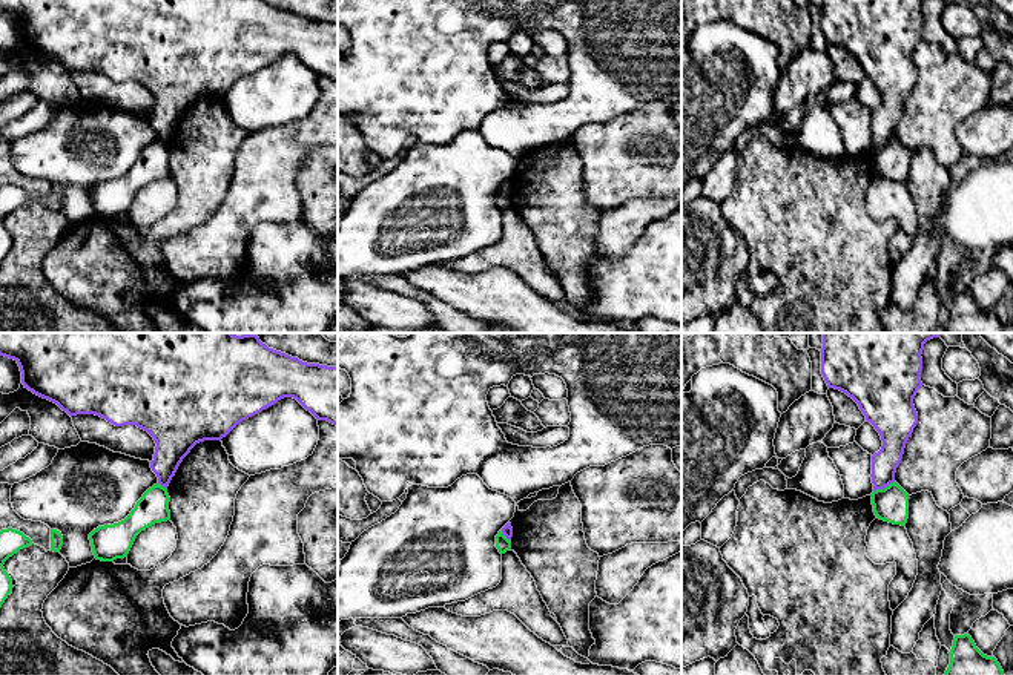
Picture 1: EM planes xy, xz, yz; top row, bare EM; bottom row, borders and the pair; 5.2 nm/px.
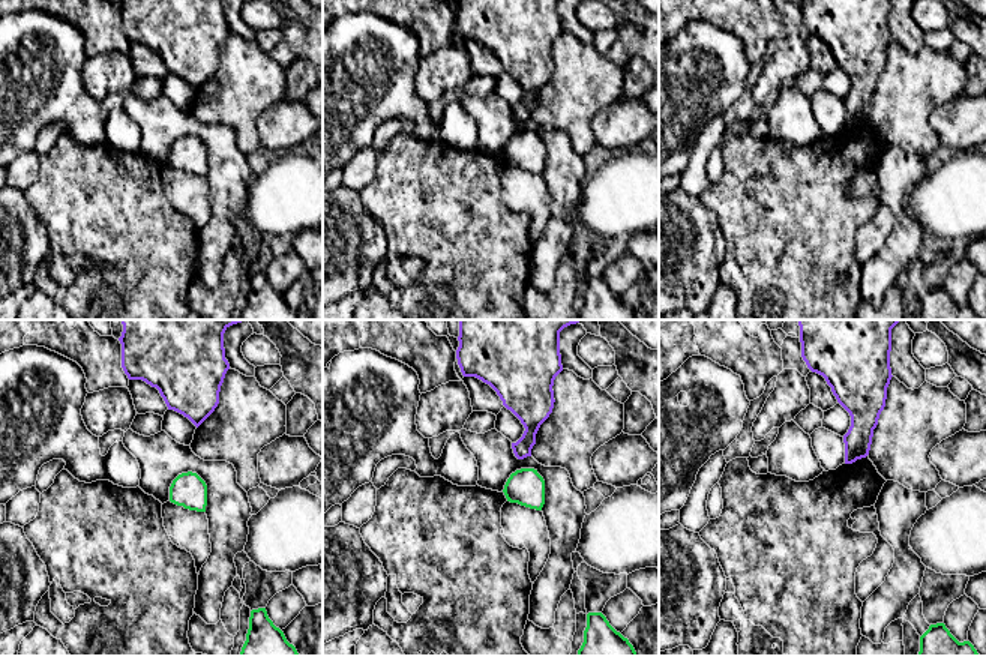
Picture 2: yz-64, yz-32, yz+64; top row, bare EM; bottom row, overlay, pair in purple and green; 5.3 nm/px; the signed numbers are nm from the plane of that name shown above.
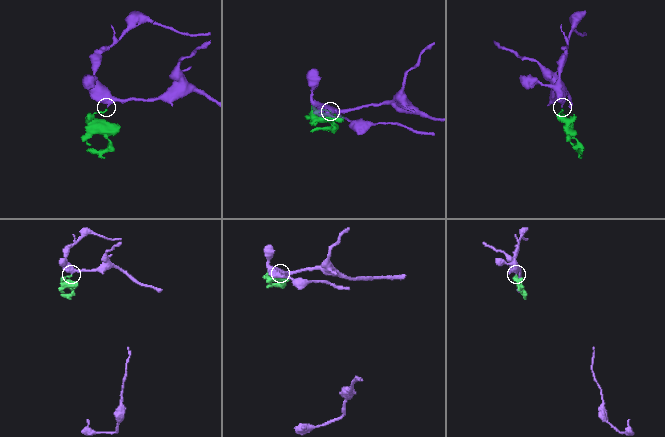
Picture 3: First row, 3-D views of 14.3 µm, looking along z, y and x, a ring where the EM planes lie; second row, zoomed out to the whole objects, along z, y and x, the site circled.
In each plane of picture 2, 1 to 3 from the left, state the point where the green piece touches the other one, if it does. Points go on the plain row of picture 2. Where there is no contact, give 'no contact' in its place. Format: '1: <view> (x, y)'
1: no contact
2: no contact
3: no contact

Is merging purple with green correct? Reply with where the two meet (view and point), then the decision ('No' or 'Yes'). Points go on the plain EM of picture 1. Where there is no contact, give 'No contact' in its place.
Touches purple at yz (883, 144). No

